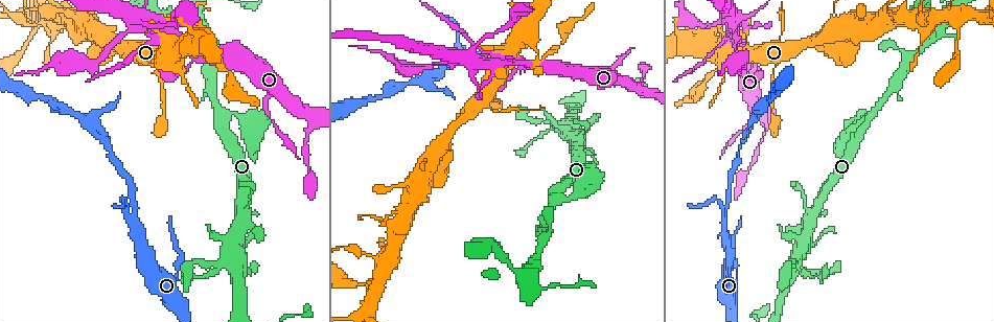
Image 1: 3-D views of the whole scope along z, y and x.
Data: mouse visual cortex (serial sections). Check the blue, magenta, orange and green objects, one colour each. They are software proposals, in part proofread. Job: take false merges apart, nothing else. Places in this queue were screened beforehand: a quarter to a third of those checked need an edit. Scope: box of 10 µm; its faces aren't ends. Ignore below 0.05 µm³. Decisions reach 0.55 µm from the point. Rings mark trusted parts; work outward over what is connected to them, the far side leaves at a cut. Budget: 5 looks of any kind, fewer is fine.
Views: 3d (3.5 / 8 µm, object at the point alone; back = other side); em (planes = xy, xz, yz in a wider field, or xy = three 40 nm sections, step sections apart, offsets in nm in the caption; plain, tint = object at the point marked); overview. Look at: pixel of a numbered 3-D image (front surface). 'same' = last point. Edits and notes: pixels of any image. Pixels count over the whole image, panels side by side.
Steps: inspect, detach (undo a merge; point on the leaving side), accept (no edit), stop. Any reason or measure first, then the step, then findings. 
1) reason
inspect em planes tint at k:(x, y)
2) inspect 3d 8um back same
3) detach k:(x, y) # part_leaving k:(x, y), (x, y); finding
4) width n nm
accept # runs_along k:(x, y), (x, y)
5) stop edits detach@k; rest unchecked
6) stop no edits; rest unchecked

sharp bend
inspect 3d 3.5um at 1:(762, 141)

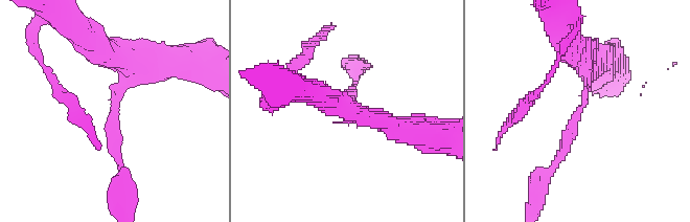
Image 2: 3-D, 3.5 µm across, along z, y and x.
arm_widths 150, 300 nm
inspect em xy step 1 tint at 2:(581, 108)

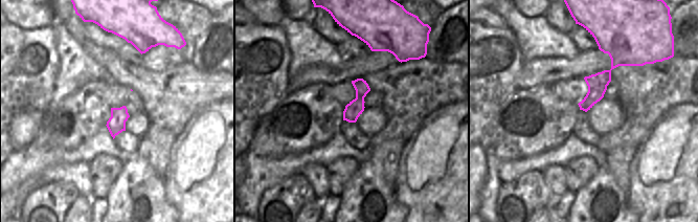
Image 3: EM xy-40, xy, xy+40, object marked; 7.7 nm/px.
accept # runs_along 2:(577, 54), (588, 90), (553, 171); one cell here

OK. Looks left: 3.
sharp bend
inspect 3d 3.5um at 1:(538, 59)

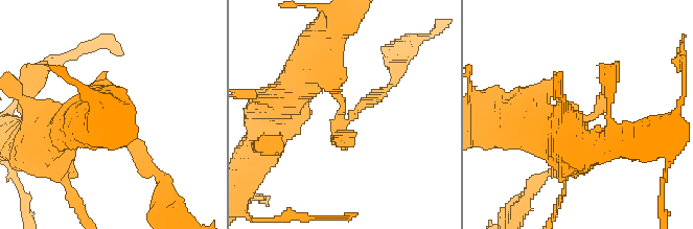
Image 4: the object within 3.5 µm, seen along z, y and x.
need the tissue
inspect em xy step 3 tint at 4:(345, 119)

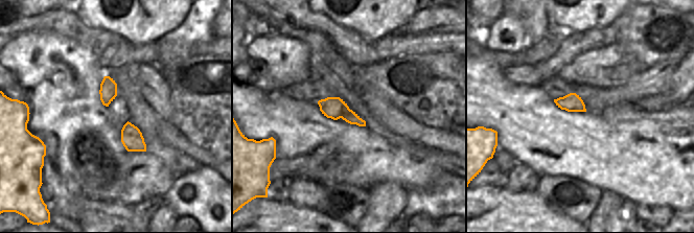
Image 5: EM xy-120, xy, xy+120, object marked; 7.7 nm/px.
accept # runs_along 4:(90, 99), (154, 169); all the same cell

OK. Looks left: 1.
stop no edits; rest unchecked

